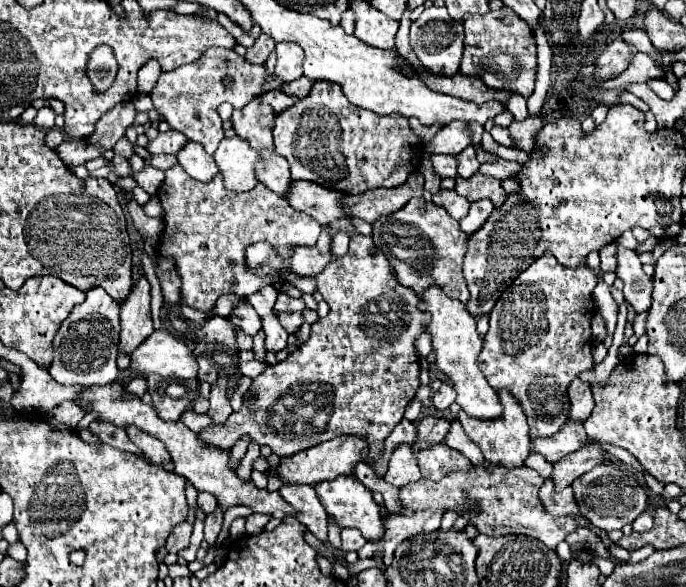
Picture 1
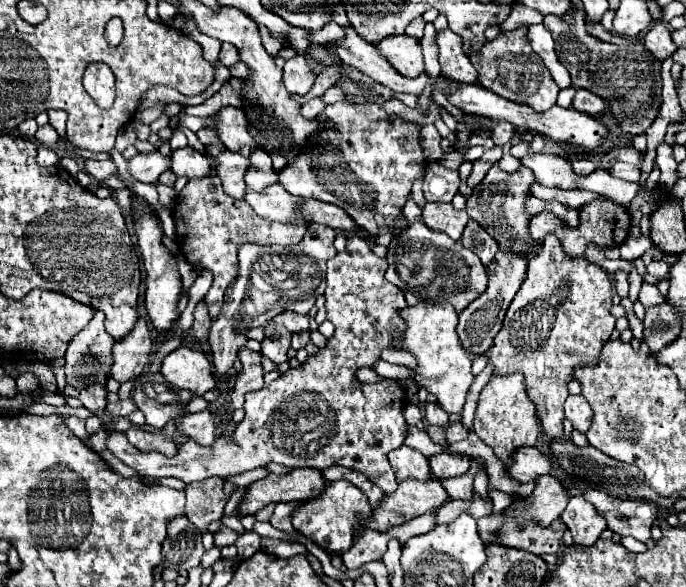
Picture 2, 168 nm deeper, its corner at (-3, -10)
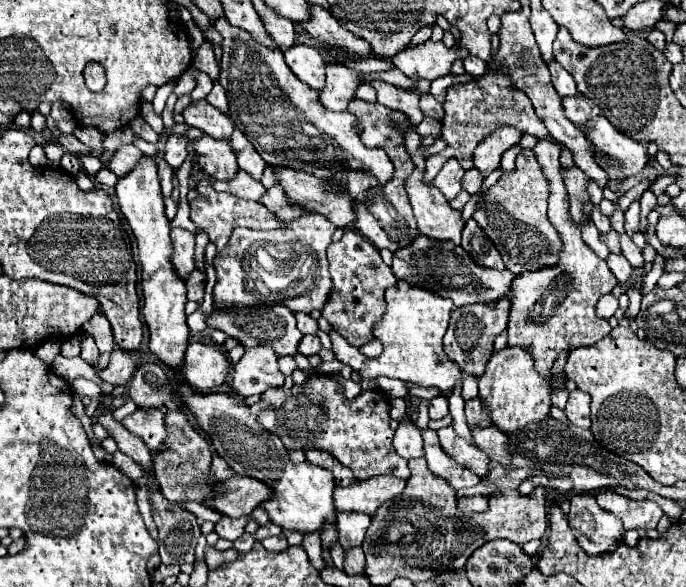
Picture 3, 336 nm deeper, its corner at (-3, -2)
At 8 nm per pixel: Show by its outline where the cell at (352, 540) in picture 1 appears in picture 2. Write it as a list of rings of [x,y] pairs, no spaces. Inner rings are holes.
[[[365,529],[365,535],[361,535],[361,539],[357,539],[357,543],[353,543],[353,547],[343,553],[345,567],[357,569],[357,567],[361,567],[369,561],[381,559],[385,549],[387,549],[387,541],[391,537],[395,537],[395,531],[379,533],[379,531],[373,531],[373,529]]]

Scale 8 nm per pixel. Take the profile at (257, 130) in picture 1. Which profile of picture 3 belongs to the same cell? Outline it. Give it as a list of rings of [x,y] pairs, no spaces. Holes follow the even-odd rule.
[[[195,101],[183,109],[183,119],[187,125],[201,129],[205,135],[211,135],[213,139],[229,139],[233,133],[233,123],[229,115],[221,113],[207,101]]]

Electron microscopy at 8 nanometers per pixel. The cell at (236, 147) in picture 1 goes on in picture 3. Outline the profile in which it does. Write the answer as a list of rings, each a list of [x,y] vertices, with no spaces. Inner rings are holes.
[[[203,135],[193,141],[191,151],[195,153],[201,171],[215,179],[231,179],[231,175],[239,171],[227,139],[217,141],[209,135]]]

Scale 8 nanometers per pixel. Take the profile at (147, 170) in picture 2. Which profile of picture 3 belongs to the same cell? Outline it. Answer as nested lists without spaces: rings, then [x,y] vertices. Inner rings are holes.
[[[123,145],[121,149],[115,151],[115,155],[111,157],[111,161],[107,165],[117,177],[121,177],[121,175],[127,175],[137,165],[137,159],[141,159],[141,157],[143,155],[141,155],[141,151],[137,147]]]

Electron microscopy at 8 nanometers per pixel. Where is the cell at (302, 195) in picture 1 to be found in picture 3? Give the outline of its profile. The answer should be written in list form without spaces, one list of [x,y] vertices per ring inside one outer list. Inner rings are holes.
[[[237,171],[237,175],[229,181],[219,181],[209,177],[209,183],[213,185],[215,191],[229,191],[241,199],[259,201],[261,195],[265,193],[265,187],[259,181],[255,181],[251,175],[245,175],[245,171]]]

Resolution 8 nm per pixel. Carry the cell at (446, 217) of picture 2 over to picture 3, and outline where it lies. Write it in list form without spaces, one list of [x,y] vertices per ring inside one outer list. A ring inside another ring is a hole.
[[[415,167],[415,171],[405,179],[405,189],[411,199],[419,233],[437,241],[453,241],[459,245],[463,231],[461,213],[449,207],[447,199],[433,183],[421,181],[421,167]]]

